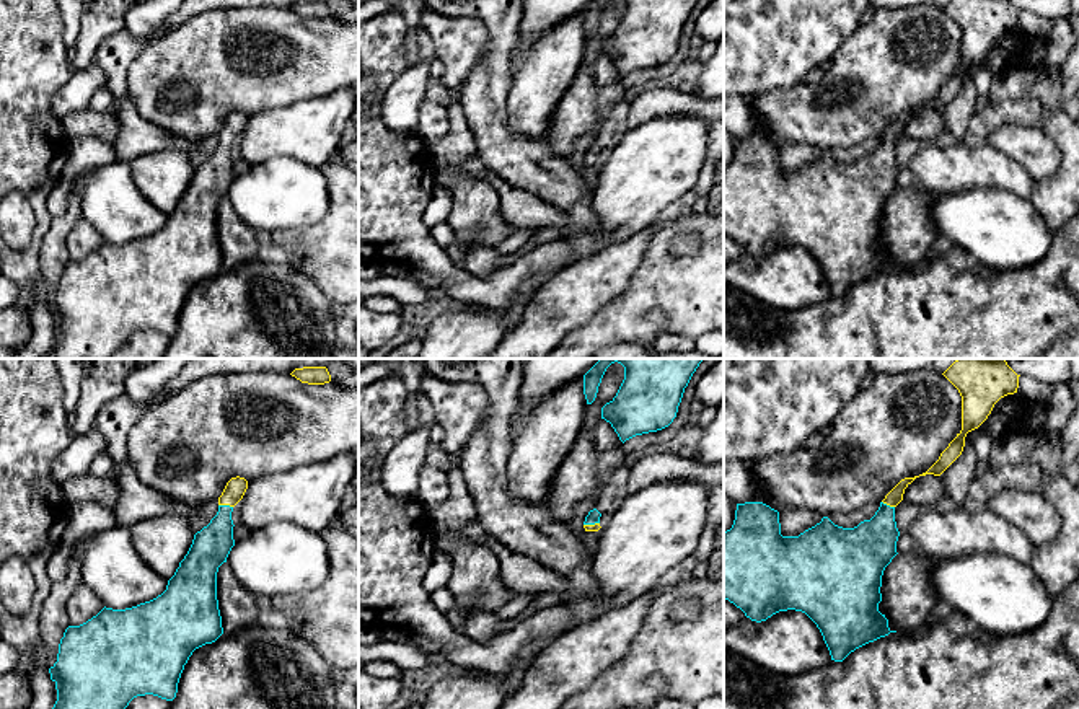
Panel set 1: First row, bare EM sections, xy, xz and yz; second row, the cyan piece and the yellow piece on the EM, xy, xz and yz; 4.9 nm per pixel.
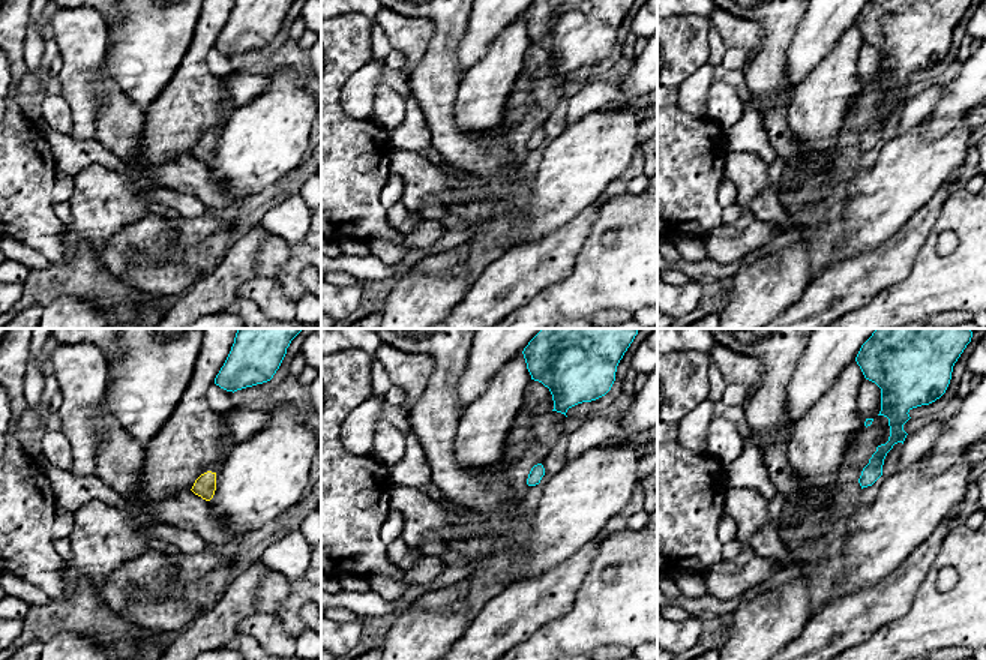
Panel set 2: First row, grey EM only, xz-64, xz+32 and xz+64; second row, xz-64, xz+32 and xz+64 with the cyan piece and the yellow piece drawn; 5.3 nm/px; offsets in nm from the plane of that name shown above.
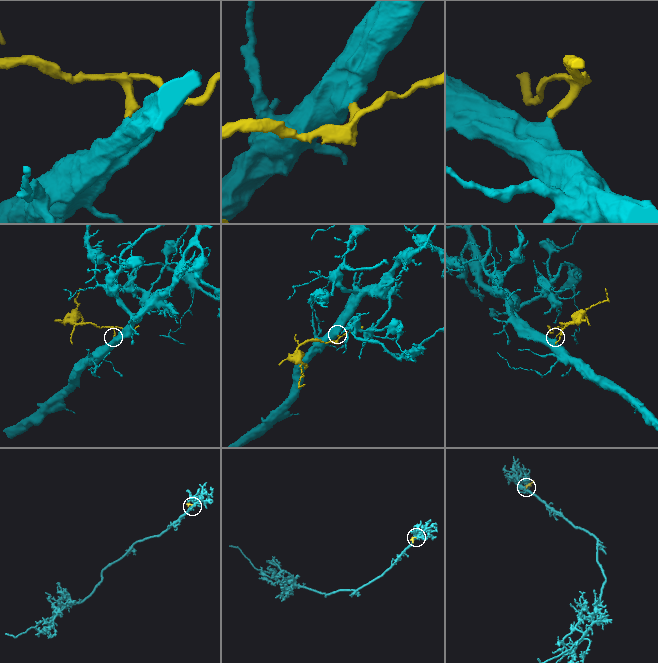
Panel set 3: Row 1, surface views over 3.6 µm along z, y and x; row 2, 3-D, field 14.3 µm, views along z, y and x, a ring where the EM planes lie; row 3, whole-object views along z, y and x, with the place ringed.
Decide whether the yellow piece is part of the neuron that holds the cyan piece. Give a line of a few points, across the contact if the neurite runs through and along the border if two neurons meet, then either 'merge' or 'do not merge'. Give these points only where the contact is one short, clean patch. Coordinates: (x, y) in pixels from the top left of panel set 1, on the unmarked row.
xy (211, 181), (220, 165), (225, 140), (235, 123) | merge

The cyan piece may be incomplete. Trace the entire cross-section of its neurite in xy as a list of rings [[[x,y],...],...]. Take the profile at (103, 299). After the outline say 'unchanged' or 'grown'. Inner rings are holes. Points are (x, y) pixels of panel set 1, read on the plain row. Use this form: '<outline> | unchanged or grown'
[[[231,112],[218,132],[218,147],[194,170],[166,225],[156,233],[126,244],[103,243],[80,261],[68,261],[59,279],[57,297],[49,303],[57,336],[52,359],[111,359],[137,331],[153,329],[173,336],[184,300],[192,287],[222,269],[217,235],[217,207],[235,181],[233,142],[248,124],[244,112]]] | grown

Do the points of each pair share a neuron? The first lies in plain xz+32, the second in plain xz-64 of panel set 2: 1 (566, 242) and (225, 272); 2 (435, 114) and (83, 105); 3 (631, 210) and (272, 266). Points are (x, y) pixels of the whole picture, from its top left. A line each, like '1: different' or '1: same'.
1: different
2: different
3: different

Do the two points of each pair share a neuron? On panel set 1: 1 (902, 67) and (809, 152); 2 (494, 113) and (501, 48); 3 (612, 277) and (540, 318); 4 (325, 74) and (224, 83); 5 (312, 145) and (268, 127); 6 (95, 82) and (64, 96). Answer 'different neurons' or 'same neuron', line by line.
1: different neurons
2: same neuron
3: same neuron
4: same neuron
5: same neuron
6: same neuron

